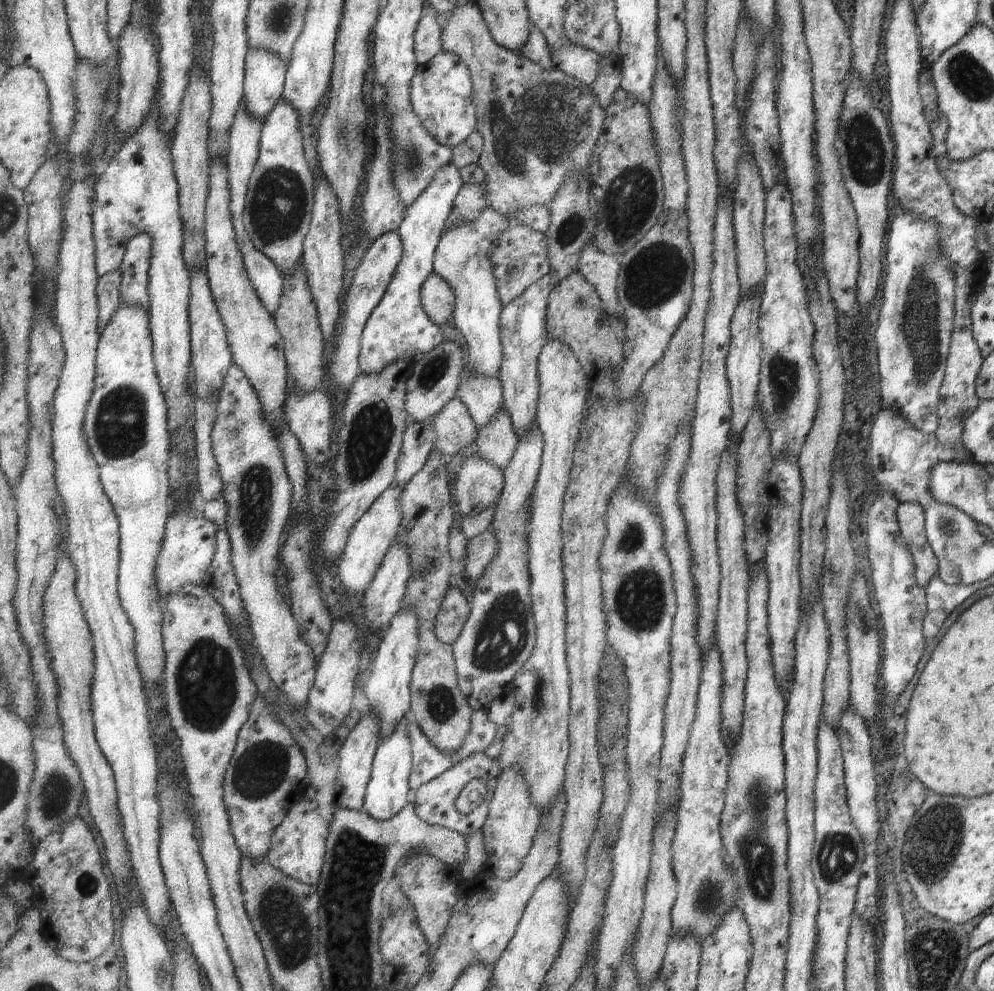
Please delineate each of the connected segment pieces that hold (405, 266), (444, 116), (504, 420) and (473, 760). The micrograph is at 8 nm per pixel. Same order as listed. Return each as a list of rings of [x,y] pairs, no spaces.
[[[453,163],[446,164],[433,175],[431,184],[423,194],[406,208],[405,220],[398,230],[404,242],[404,258],[399,263],[385,296],[367,321],[360,356],[363,373],[381,372],[389,363],[401,359],[420,361],[446,340],[441,326],[425,312],[422,288],[434,272],[436,250],[440,246],[445,228],[449,226],[448,221],[455,199],[464,183],[460,168]]]
[[[443,50],[433,60],[419,64],[412,80],[411,100],[413,110],[424,122],[429,134],[446,147],[459,146],[477,131],[472,74],[468,64],[458,54]]]
[[[505,406],[492,423],[480,428],[476,440],[477,454],[496,464],[503,472],[512,463],[518,446],[518,434]]]
[[[481,751],[467,758],[464,758],[460,763],[453,765],[448,771],[445,771],[441,776],[433,779],[431,782],[424,784],[412,794],[412,801],[416,806],[416,811],[419,816],[430,825],[439,825],[454,831],[460,832],[465,838],[467,835],[473,834],[475,831],[481,831],[486,826],[486,820],[490,811],[490,802],[483,802],[473,812],[461,814],[455,808],[457,798],[461,796],[463,788],[473,780],[473,778],[481,778],[485,780],[485,784],[489,786],[489,792],[493,794],[498,780],[501,776],[502,768],[498,758],[489,758],[485,751]]]

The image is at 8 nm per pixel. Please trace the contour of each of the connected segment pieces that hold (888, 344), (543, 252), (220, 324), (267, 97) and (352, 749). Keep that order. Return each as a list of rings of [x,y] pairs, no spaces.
[[[897,208],[897,212],[895,216],[893,216],[892,222],[890,222],[887,244],[885,244],[885,262],[887,263],[885,263],[883,270],[885,271],[883,290],[881,290],[883,298],[881,298],[881,308],[879,310],[877,326],[875,326],[875,350],[877,350],[877,372],[879,374],[881,408],[892,409],[895,413],[900,414],[906,421],[909,421],[909,424],[912,424],[916,431],[928,435],[933,435],[934,430],[939,426],[936,415],[939,400],[938,390],[942,385],[944,368],[946,367],[946,354],[948,353],[948,344],[954,315],[954,274],[946,267],[946,259],[937,251],[936,244],[936,227],[934,223],[921,220],[906,209]]]
[[[513,222],[509,230],[501,235],[500,240],[494,243],[492,261],[494,262],[494,273],[498,280],[500,299],[506,307],[512,300],[521,296],[529,286],[551,272],[548,236],[521,224],[521,222]]]
[[[200,269],[191,273],[190,322],[192,324],[192,375],[196,385],[196,398],[208,401],[224,387],[229,369],[234,363],[228,343],[228,329],[210,287],[208,271]]]
[[[251,49],[246,60],[244,100],[254,117],[266,116],[281,102],[288,64],[265,49]]]
[[[369,705],[365,714],[349,732],[340,748],[340,760],[334,786],[334,804],[337,807],[347,807],[358,811],[363,810],[368,784],[372,779],[374,759],[376,758],[376,752],[380,747],[382,739],[382,720],[375,711],[371,711],[371,706]]]

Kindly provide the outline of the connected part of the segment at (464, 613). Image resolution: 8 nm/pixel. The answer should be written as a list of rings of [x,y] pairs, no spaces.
[[[449,588],[435,620],[435,633],[439,640],[454,645],[469,620],[471,609],[471,602],[467,602],[462,589]]]

